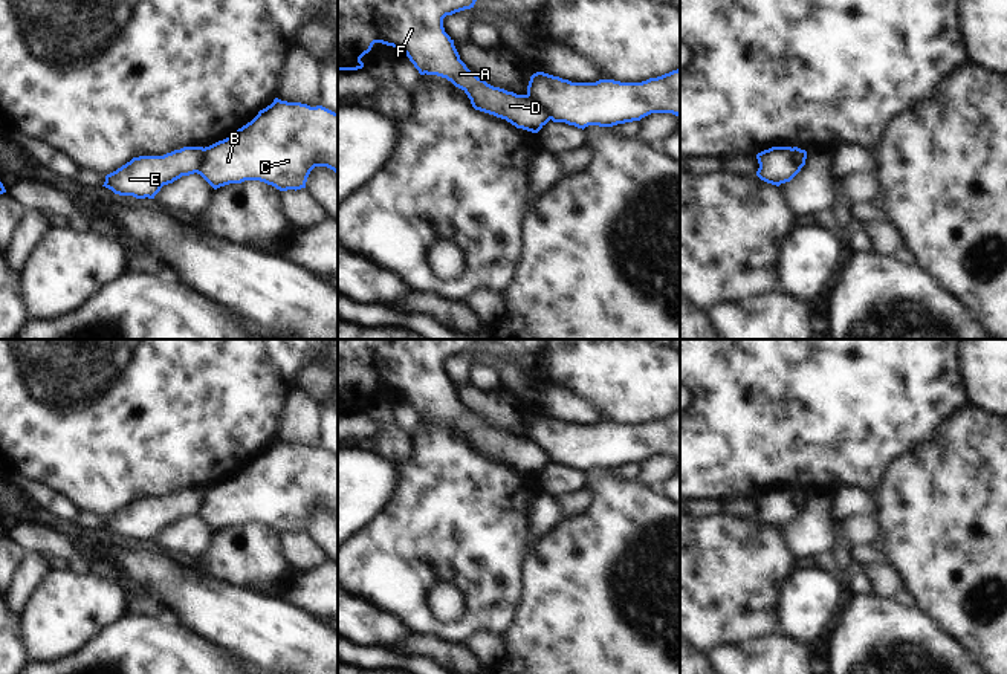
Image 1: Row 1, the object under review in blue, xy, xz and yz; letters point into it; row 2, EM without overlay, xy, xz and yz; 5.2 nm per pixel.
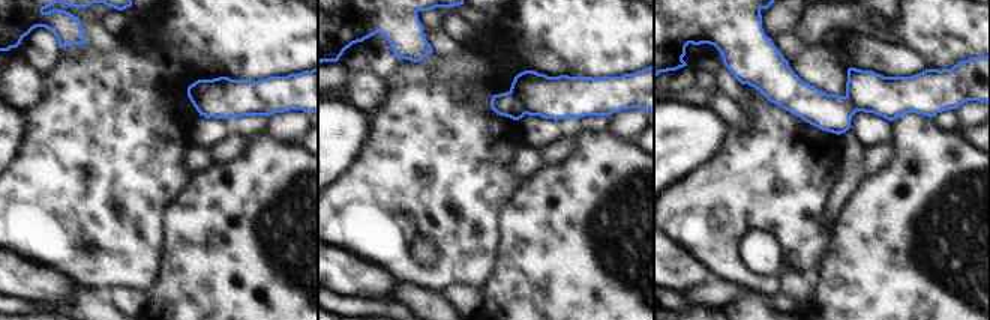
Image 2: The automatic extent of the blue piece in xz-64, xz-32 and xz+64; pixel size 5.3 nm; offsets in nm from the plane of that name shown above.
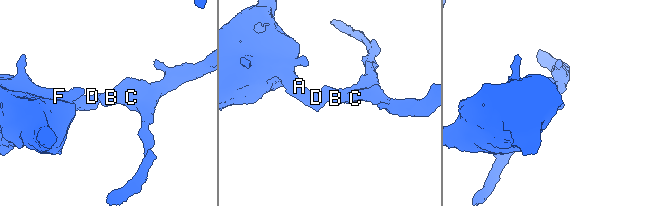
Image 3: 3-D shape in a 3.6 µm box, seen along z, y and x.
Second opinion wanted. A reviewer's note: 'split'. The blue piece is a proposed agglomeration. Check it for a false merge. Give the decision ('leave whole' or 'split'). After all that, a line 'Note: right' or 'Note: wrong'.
split
Note: right

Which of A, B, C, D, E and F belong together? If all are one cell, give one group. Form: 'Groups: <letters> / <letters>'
Groups: A D E F / B C

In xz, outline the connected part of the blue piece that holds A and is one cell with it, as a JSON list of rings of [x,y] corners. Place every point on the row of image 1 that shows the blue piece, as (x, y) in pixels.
[[[338,0],[338,72],[364,67],[361,58],[374,43],[402,49],[420,75],[437,75],[461,89],[475,110],[506,119],[516,128],[538,133],[549,121],[547,110],[529,95],[516,95],[487,84],[460,60],[443,18],[474,8],[477,0]]]

